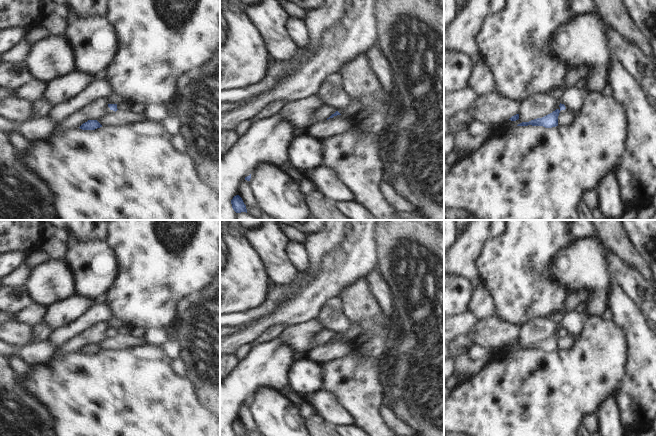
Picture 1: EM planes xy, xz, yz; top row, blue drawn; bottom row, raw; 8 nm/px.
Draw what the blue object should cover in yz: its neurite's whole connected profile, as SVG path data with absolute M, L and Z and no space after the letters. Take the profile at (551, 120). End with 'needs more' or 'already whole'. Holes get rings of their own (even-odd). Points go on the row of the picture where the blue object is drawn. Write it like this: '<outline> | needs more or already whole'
M560 103L559 107L560 107L559 109L556 109L552 113L550 113L542 118L537 118L537 119L531 120L529 122L522 122L522 123L518 124L517 126L532 125L532 126L543 126L545 128L556 127L556 126L558 126L558 116L559 116L560 111L566 109L565 105L561 104L561 103Z | already whole

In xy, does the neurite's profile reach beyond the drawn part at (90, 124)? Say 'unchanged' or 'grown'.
unchanged

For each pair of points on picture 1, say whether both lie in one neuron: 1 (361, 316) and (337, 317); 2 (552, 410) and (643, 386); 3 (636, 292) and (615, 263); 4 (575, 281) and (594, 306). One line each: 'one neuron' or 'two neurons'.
1: two neurons
2: two neurons
3: one neuron
4: one neuron

